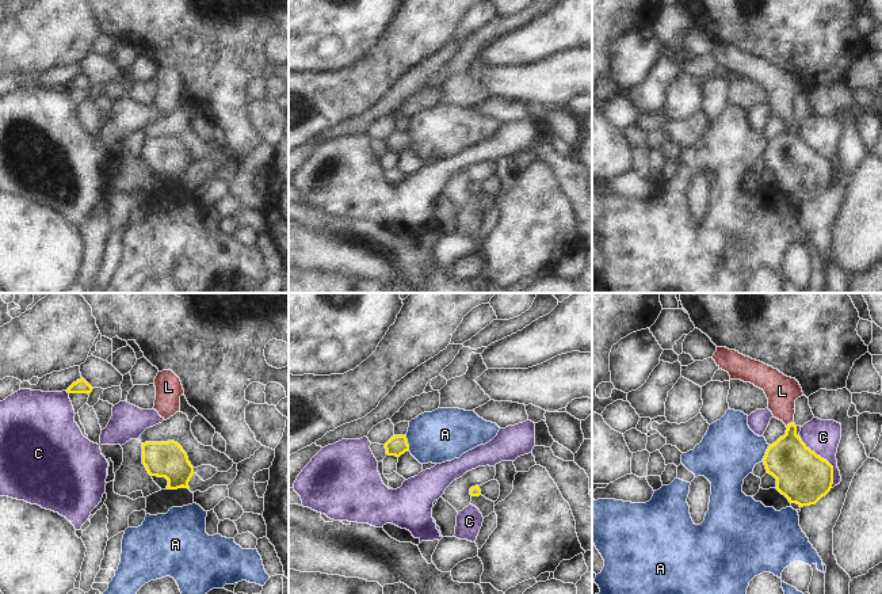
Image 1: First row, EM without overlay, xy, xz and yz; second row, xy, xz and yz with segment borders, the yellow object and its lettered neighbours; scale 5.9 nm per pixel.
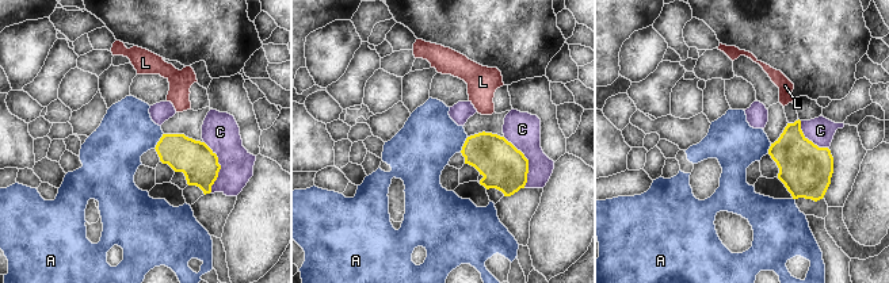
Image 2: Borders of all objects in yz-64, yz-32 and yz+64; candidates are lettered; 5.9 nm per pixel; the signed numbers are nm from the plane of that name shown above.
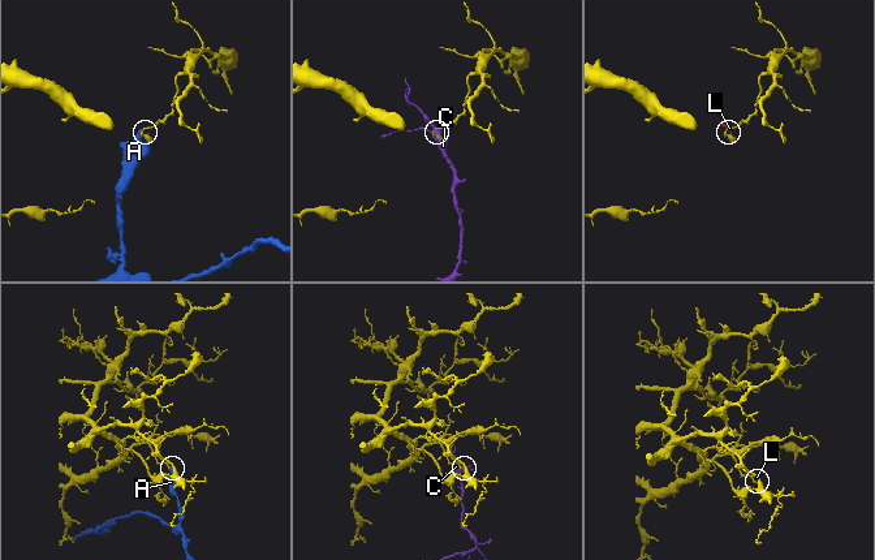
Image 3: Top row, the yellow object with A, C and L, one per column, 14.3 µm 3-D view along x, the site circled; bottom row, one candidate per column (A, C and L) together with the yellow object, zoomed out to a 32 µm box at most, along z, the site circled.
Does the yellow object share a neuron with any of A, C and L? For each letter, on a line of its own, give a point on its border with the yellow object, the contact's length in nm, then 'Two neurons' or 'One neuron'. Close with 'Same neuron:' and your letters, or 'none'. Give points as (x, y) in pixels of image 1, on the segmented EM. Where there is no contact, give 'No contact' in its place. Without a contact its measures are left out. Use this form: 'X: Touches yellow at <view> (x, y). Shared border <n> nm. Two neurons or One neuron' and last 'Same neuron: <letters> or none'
A: Touches yellow at yz (766, 453). Shared border 110 nm. Two neurons
C: Touches yellow at yz (825, 460). Shared border 360 nm. Two neurons
L: Touches yellow at yz (790, 423). Shared border 50 nm. One neuron
Same neuron: L

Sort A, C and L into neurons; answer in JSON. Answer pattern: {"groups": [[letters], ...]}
{"groups": [["A"], ["C"], ["L"]]}

